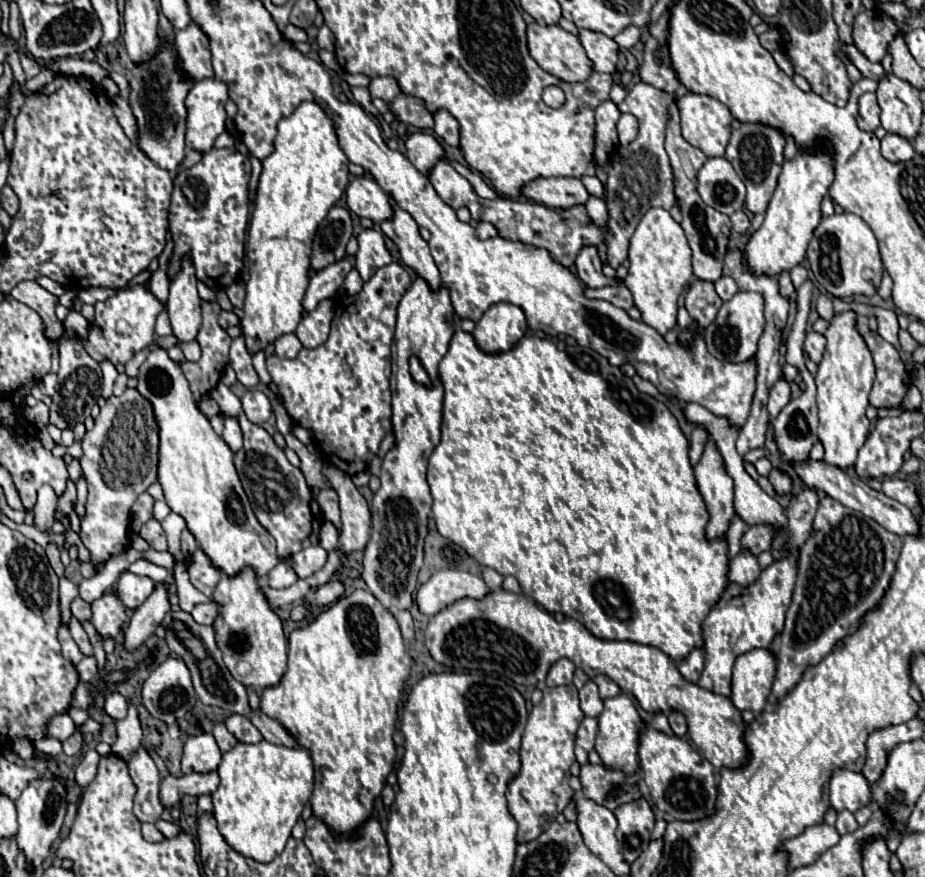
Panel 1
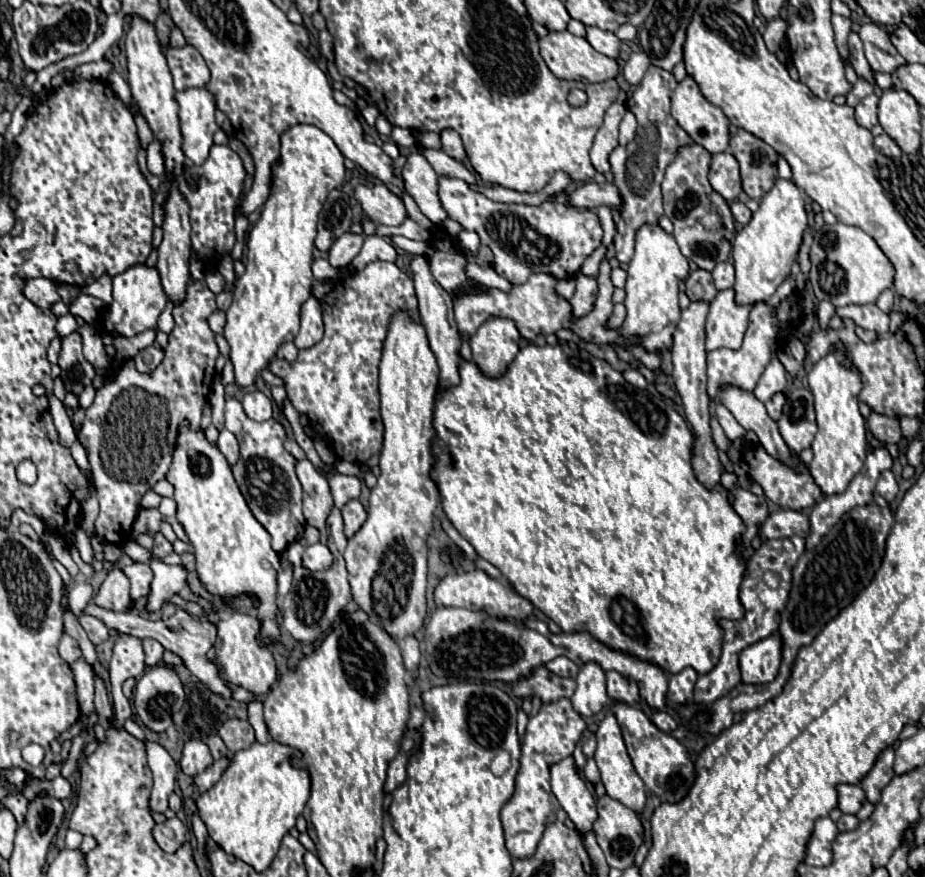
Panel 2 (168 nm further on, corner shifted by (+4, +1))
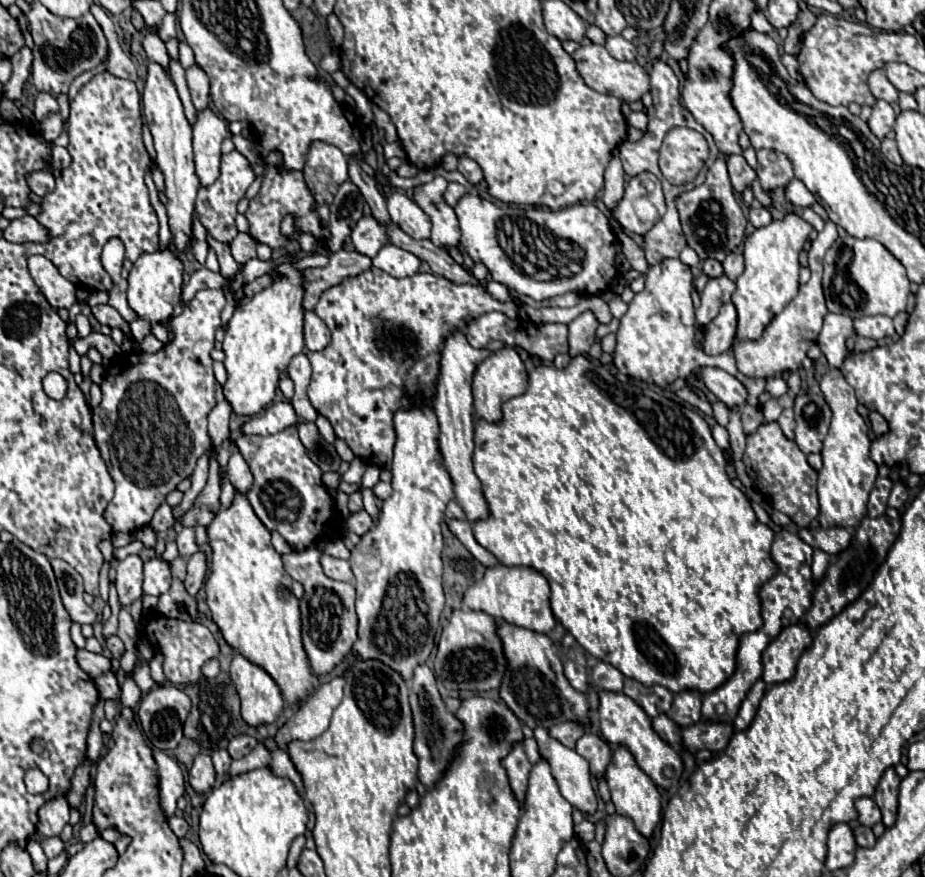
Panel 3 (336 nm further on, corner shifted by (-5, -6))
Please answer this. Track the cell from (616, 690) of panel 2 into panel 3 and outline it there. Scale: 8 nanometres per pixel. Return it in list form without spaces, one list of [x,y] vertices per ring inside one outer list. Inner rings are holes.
[[[624,678],[624,694],[630,696],[642,710],[654,718],[658,714],[666,714],[672,706],[672,692],[662,688],[662,686],[644,686],[632,678]]]

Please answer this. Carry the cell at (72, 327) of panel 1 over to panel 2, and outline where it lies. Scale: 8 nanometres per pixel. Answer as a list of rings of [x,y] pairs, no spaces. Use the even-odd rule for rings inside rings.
[[[83,325],[77,329],[83,337],[83,355],[85,359],[97,369],[97,371],[105,371],[109,369],[109,361],[107,361],[107,353],[101,341],[101,335],[91,327],[91,325]]]

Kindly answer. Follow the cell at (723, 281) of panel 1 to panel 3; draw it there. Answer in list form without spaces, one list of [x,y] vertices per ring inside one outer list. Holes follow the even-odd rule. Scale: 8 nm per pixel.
[[[738,252],[728,254],[728,258],[722,262],[722,266],[724,266],[724,274],[728,274],[728,278],[736,280],[744,272],[744,258]]]

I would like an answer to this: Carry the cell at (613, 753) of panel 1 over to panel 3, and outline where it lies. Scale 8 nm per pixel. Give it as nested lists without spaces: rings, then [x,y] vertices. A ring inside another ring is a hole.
[[[618,746],[614,750],[612,762],[608,764],[608,770],[606,770],[606,778],[608,778],[608,788],[612,792],[612,802],[616,806],[616,812],[622,814],[622,816],[630,816],[636,830],[642,836],[650,838],[658,820],[660,820],[660,810],[662,810],[660,792],[654,786],[654,782],[638,768],[634,756],[630,754],[630,750],[626,746]]]

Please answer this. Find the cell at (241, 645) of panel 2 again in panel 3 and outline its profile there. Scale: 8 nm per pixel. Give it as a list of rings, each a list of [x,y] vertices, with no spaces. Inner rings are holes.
[[[234,654],[230,678],[242,702],[242,718],[250,726],[270,724],[282,712],[282,690],[274,678],[242,654]]]

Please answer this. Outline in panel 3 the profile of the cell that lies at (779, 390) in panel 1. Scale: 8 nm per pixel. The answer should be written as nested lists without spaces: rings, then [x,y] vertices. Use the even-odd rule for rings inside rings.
[[[784,410],[778,418],[778,424],[780,424],[782,432],[792,440],[794,438],[794,410]]]

